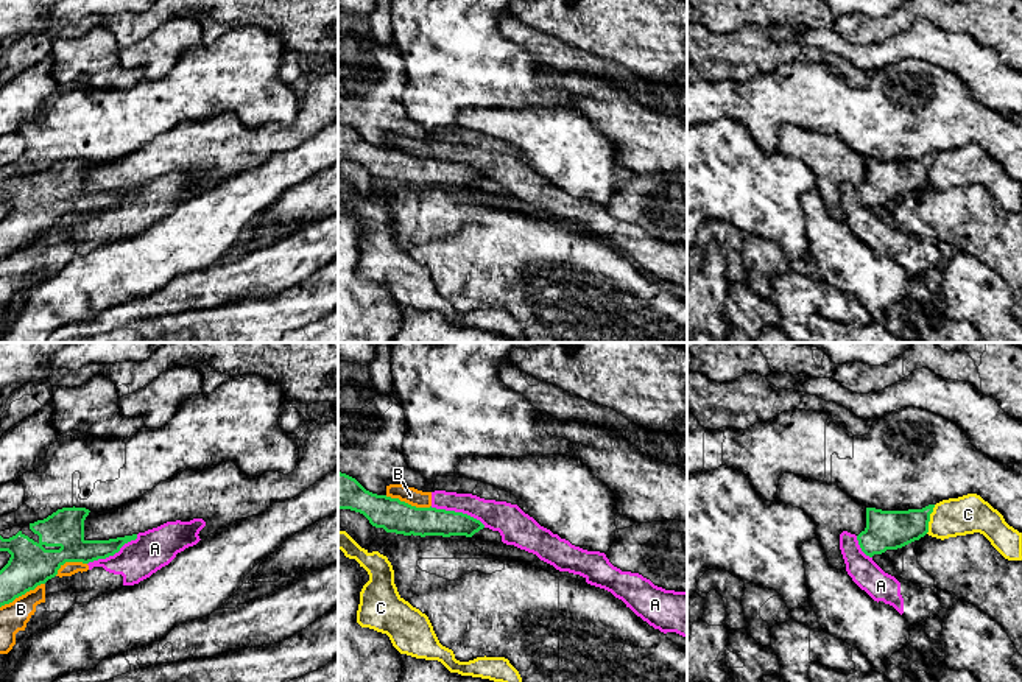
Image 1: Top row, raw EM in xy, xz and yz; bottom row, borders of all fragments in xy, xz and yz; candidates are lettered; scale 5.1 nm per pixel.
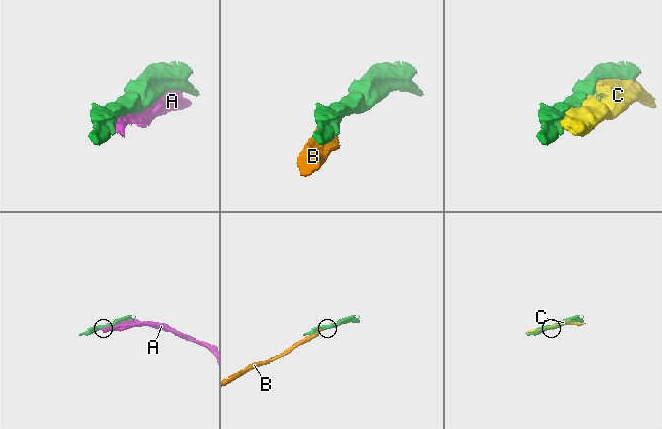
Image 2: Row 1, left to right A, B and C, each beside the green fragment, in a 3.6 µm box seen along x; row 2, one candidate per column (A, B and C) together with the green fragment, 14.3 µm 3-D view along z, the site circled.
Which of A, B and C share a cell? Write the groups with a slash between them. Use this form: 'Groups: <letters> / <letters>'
Groups: A B / C

